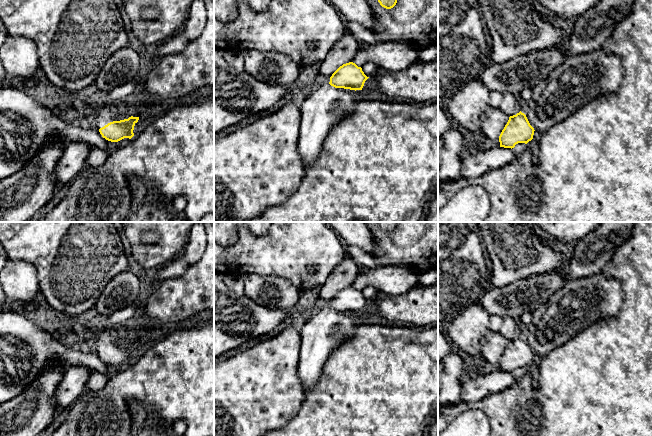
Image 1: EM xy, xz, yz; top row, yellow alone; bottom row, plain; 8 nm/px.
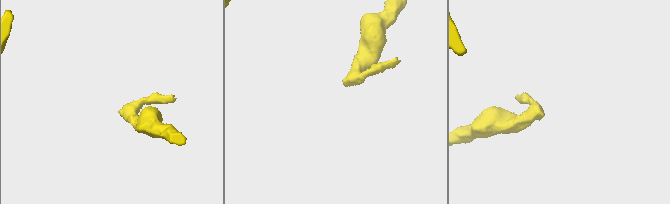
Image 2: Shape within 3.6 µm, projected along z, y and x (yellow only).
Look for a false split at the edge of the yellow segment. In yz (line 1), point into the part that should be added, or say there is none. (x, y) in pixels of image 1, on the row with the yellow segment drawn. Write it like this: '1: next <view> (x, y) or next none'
1: next yz (579, 79)

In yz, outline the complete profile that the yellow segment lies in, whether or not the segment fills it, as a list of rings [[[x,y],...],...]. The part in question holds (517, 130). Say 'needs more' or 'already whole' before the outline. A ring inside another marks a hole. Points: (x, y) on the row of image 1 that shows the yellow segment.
needs more; [[[603,48],[567,57],[532,89],[532,98],[524,105],[524,112],[509,117],[499,136],[500,147],[512,149],[518,143],[527,144],[533,139],[535,130],[544,133],[600,96],[615,94],[623,77],[620,58]]]

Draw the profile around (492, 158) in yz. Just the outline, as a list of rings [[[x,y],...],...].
[[[491,147],[472,155],[466,154],[461,160],[461,178],[473,178],[484,175],[494,169],[508,165],[520,155],[511,148]]]

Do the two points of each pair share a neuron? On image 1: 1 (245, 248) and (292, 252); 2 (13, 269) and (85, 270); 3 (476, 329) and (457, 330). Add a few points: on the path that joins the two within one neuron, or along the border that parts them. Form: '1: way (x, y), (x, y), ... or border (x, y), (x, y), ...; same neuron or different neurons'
1: way (257, 252), (280, 252); same neuron
2: border (13, 260), (27, 261), (35, 267), (40, 292); different neurons
3: way (471, 329), (462, 330); same neuron

